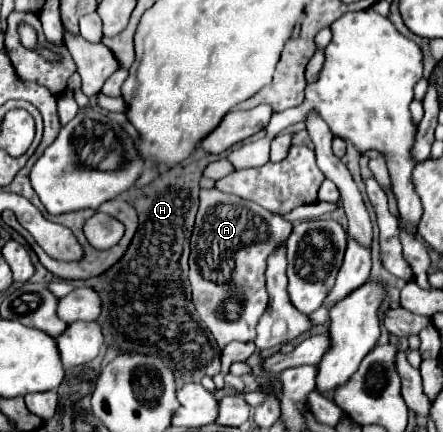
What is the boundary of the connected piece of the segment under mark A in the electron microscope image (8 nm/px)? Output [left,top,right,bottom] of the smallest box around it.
[189,188,293,348]

